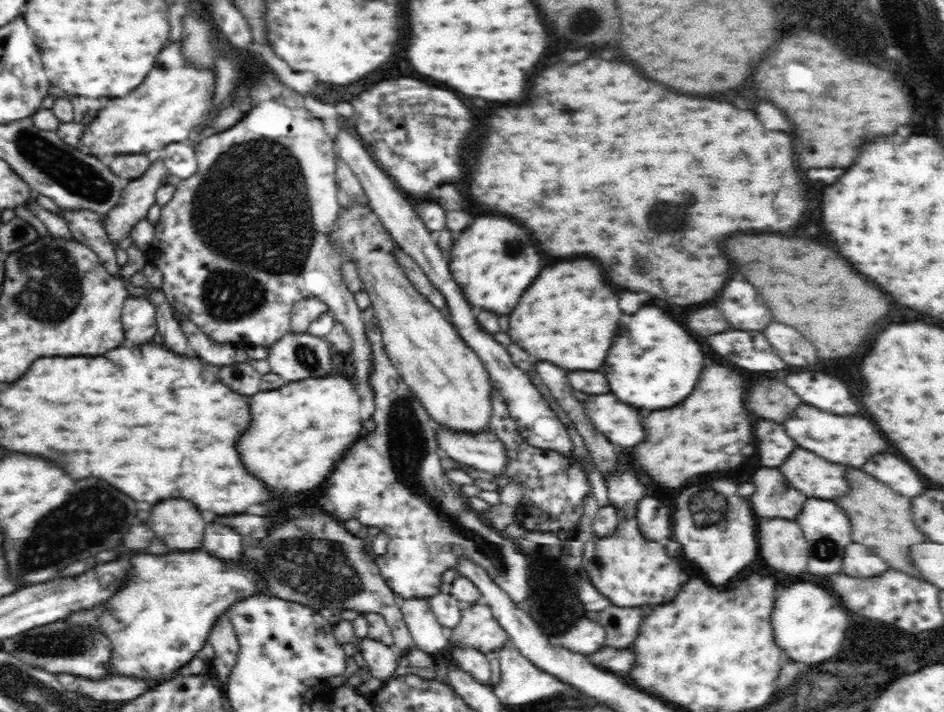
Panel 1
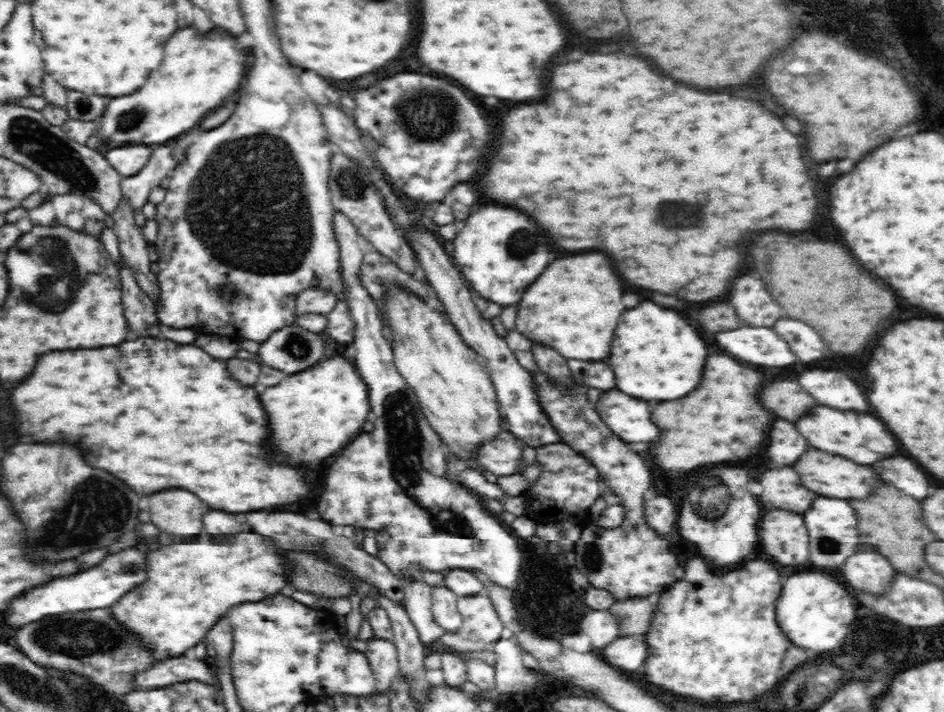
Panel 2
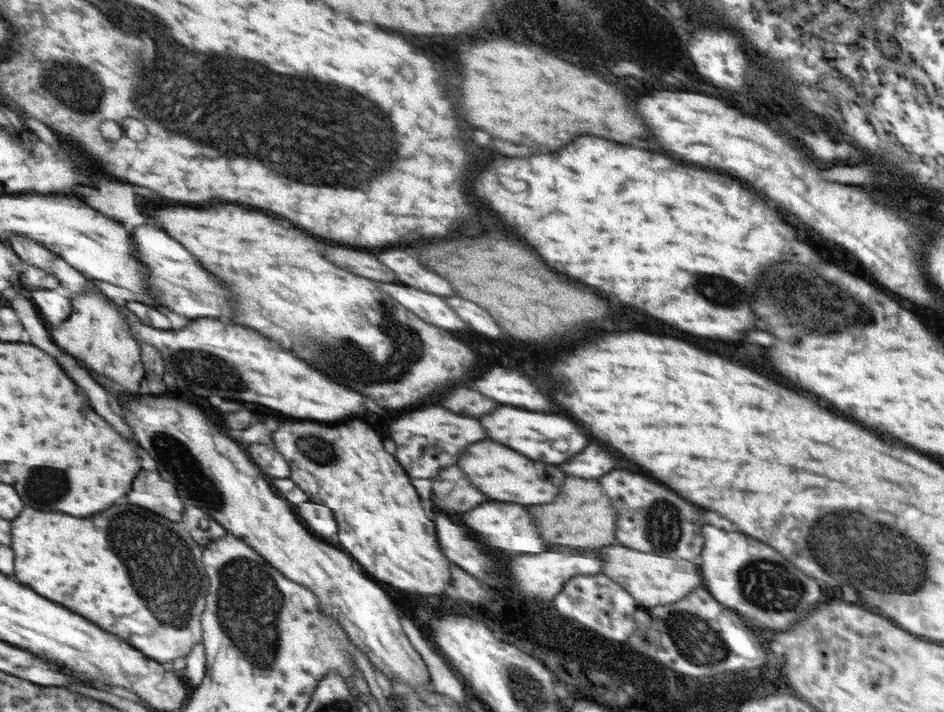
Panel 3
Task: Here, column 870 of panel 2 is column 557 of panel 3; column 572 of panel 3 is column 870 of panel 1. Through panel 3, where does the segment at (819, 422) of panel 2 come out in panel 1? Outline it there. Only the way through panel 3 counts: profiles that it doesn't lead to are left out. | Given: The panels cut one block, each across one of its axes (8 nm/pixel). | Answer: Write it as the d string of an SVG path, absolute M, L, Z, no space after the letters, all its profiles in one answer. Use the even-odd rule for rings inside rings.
M798 406L794 414L784 422L784 428L788 428L788 436L792 436L800 448L816 452L818 456L824 456L836 464L860 468L870 456L888 450L888 442L870 420L858 416L834 416L812 406Z

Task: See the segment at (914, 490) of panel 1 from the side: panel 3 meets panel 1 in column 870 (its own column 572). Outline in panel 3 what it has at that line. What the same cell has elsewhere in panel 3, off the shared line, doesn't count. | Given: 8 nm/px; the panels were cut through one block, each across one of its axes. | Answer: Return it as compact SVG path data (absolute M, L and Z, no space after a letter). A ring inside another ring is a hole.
M589 444L587 452L583 452L583 456L575 456L575 460L567 460L567 464L559 464L559 468L563 468L563 472L567 472L569 476L579 476L579 478L599 478L599 474L607 474L609 470L613 470L615 466L615 458L603 450L601 446L601 456L599 456L599 446L597 444Z

